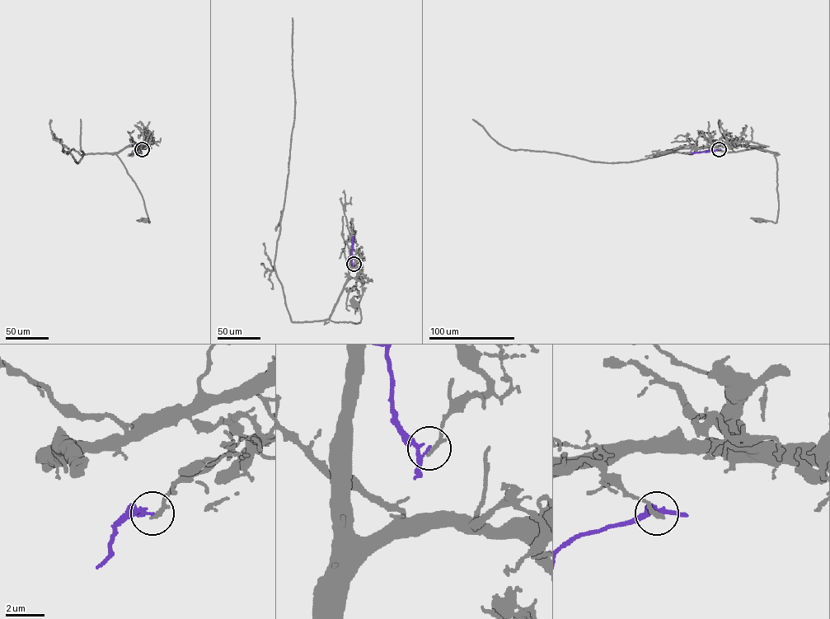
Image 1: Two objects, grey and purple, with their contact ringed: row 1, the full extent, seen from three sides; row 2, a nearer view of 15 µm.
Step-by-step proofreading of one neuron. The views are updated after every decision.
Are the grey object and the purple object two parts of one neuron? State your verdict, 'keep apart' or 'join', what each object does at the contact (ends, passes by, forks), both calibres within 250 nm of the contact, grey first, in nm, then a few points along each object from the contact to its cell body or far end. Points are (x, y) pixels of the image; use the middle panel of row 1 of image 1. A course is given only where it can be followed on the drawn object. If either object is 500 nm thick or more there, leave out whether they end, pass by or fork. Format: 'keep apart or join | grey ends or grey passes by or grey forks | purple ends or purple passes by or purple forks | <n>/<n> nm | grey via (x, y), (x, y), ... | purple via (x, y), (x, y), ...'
keep apart | grey ends | purple passes by | 240/160 nm | grey via (354, 264), (356, 261), (350, 258), (348, 280), (328, 319), (335, 322), (358, 323), (360, 311), (355, 305) | purple via (354, 264), (353, 236)

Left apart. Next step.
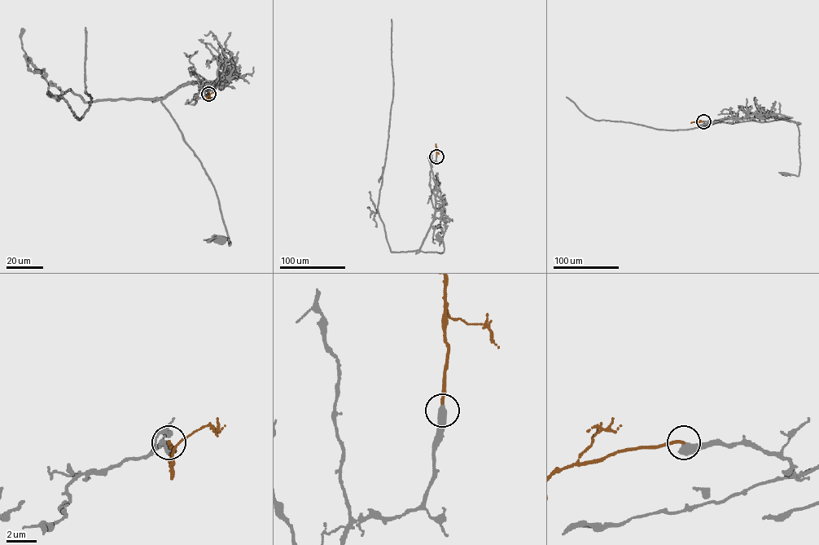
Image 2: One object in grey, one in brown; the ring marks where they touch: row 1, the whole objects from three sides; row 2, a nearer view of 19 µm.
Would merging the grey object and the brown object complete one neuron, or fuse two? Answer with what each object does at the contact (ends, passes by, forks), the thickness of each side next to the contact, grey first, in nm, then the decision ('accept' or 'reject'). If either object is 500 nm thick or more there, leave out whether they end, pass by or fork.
calibres 600 and 200 nm; accept

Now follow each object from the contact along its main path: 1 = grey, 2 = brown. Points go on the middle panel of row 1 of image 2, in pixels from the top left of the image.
1: (436, 156), (431, 165), (437, 192), (434, 220), (418, 249), (442, 252), (444, 244), (440, 239)
2: (436, 156), (435, 144)

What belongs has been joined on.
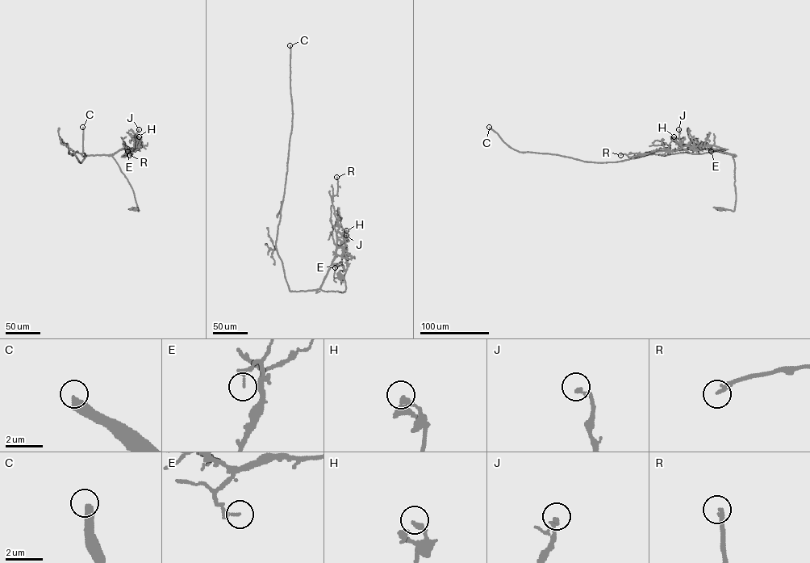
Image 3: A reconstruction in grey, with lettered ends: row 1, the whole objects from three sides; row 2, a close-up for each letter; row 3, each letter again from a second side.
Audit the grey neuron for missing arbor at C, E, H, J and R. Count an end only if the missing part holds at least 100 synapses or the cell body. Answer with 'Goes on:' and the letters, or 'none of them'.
Goes on: C

